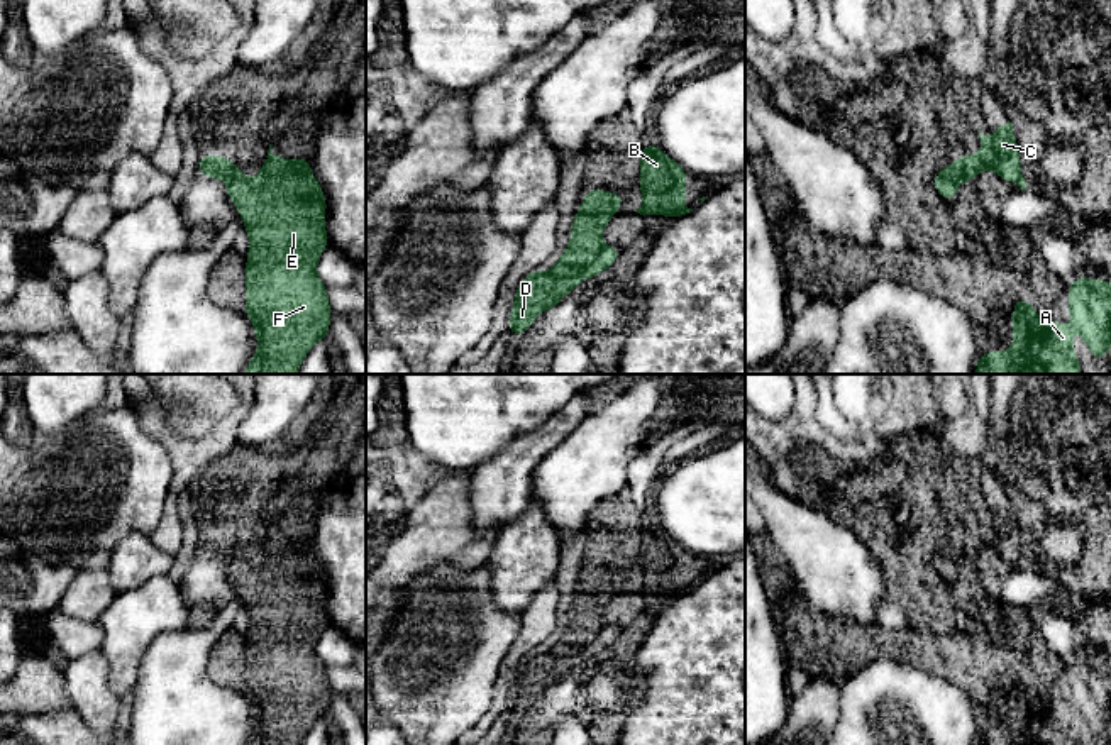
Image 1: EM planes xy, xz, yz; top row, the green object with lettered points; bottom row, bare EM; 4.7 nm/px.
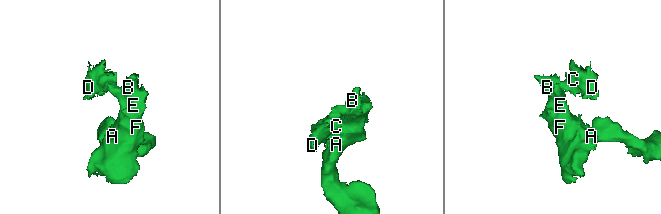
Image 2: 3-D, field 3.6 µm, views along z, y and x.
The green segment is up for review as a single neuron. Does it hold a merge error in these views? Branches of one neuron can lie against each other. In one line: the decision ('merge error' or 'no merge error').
no merge error

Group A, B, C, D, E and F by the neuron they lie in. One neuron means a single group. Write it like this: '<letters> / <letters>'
A B C D E F

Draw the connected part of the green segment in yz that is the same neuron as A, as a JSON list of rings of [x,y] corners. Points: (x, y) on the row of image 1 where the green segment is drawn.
[[[1026,298],[1013,301],[1013,349],[984,352],[976,374],[1081,374],[1079,352],[1072,347],[1072,330],[1050,315],[1043,323]]]

